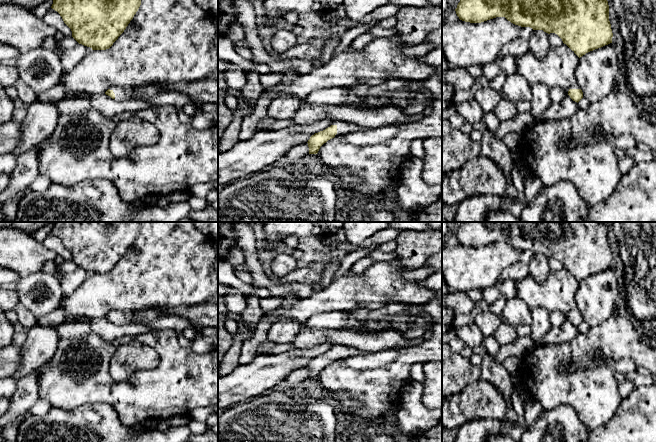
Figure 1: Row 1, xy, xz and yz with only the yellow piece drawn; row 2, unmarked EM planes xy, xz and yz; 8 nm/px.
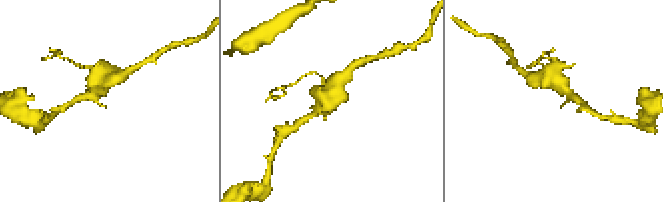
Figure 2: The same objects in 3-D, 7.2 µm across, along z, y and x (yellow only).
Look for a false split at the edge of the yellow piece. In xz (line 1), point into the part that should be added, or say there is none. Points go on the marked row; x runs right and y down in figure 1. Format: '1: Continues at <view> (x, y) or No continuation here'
1: Continues at xz (343, 127)

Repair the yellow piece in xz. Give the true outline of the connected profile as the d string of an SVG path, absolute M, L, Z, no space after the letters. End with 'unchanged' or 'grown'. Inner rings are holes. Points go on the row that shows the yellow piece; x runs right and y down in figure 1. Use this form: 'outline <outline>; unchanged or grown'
outline M334 121L334 123L323 131L315 133L308 140L309 154L317 154L320 147L328 140L338 135L352 133L363 130L362 127L344 121Z; grown

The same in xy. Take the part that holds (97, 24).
outline M53 0L51 8L60 14L79 44L106 50L124 32L140 5L141 0Z; unchanged

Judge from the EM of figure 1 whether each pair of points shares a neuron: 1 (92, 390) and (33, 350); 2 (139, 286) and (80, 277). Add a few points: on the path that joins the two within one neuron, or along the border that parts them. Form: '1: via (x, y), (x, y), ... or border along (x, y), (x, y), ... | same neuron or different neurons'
1: border along (59, 339), (54, 354), (40, 367) | different neurons
2: border along (91, 273), (69, 294) | different neurons

